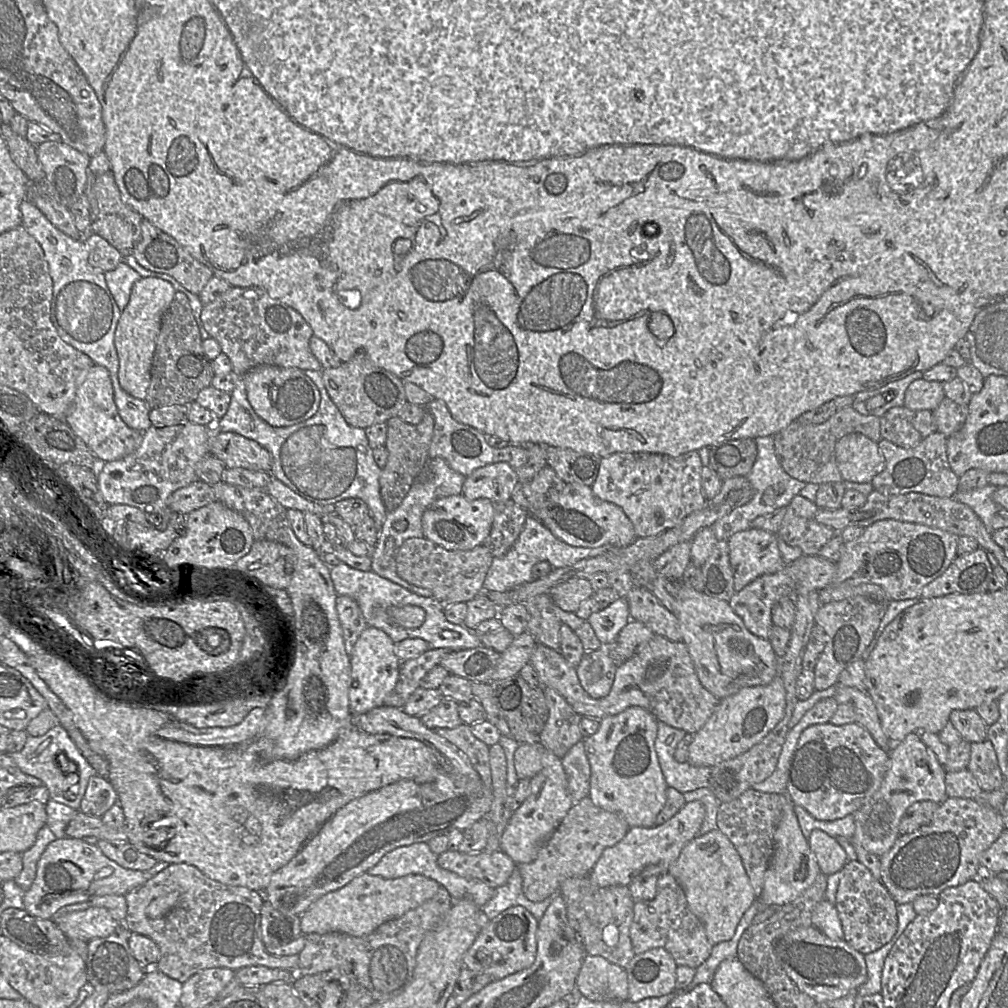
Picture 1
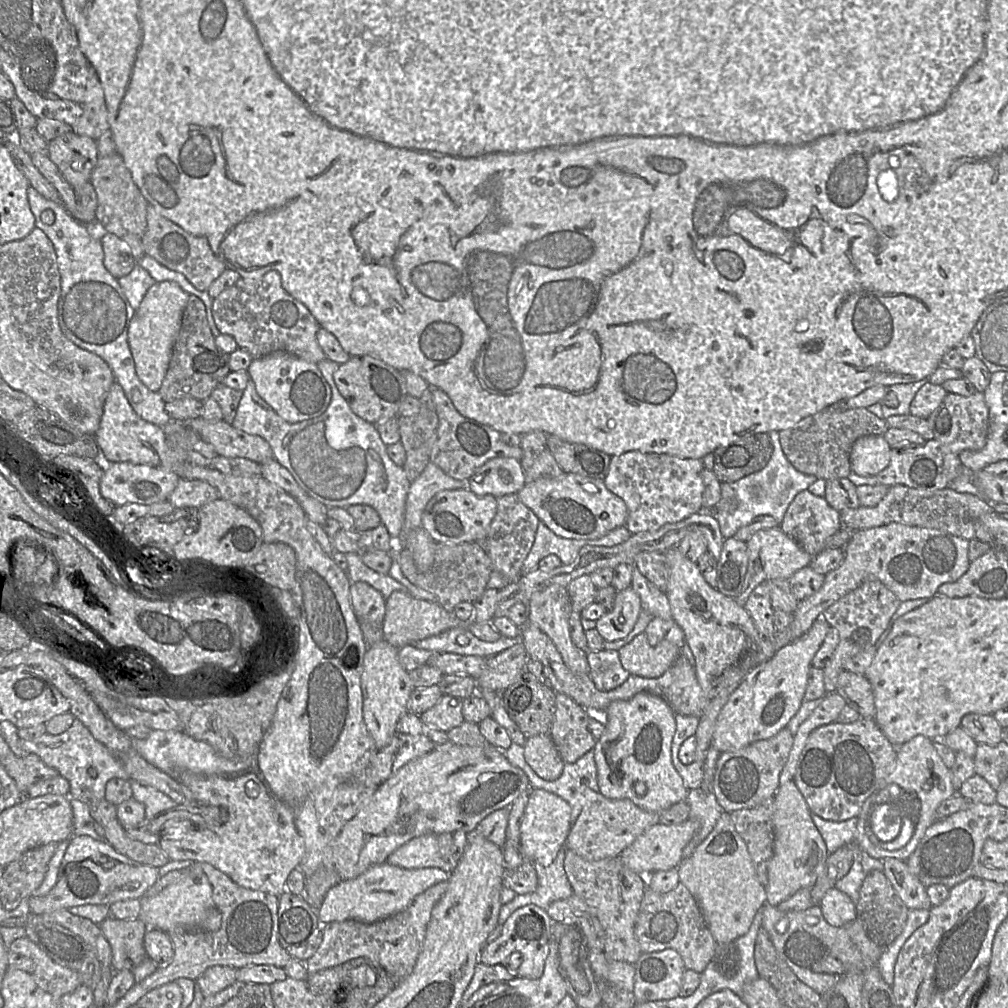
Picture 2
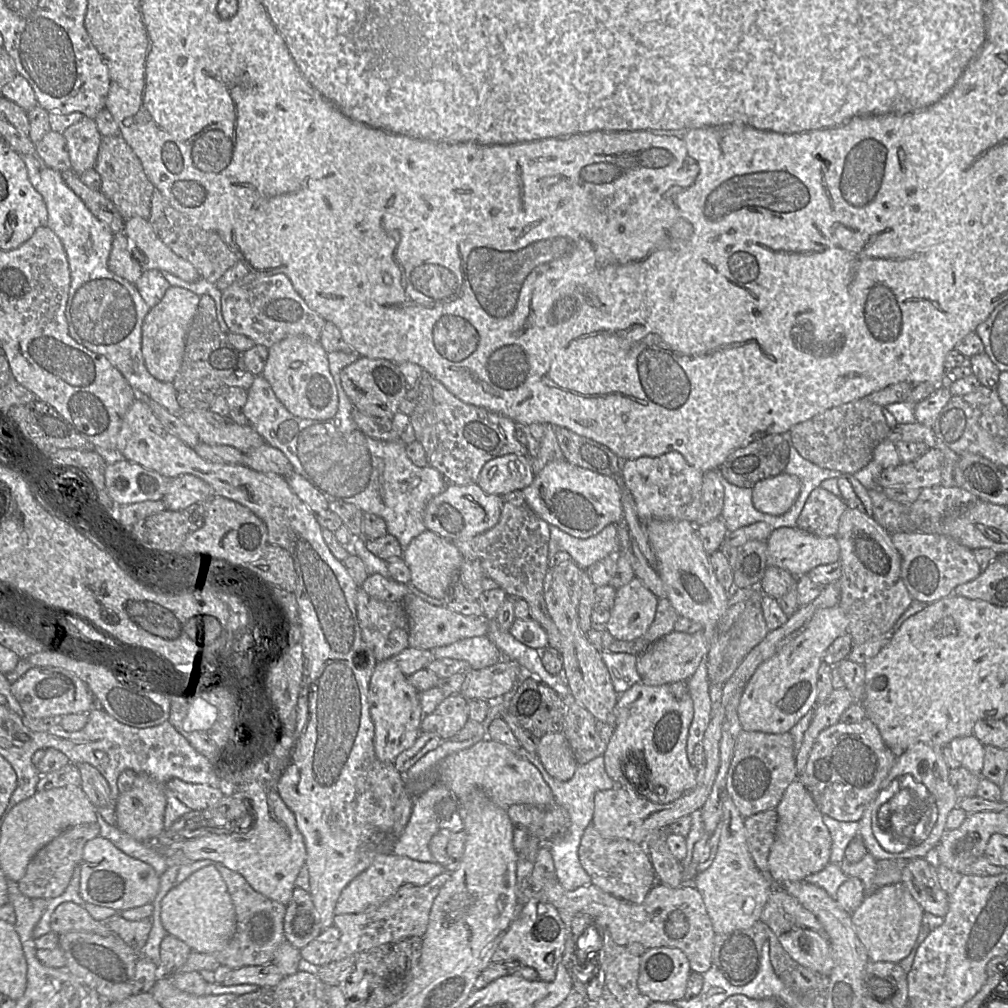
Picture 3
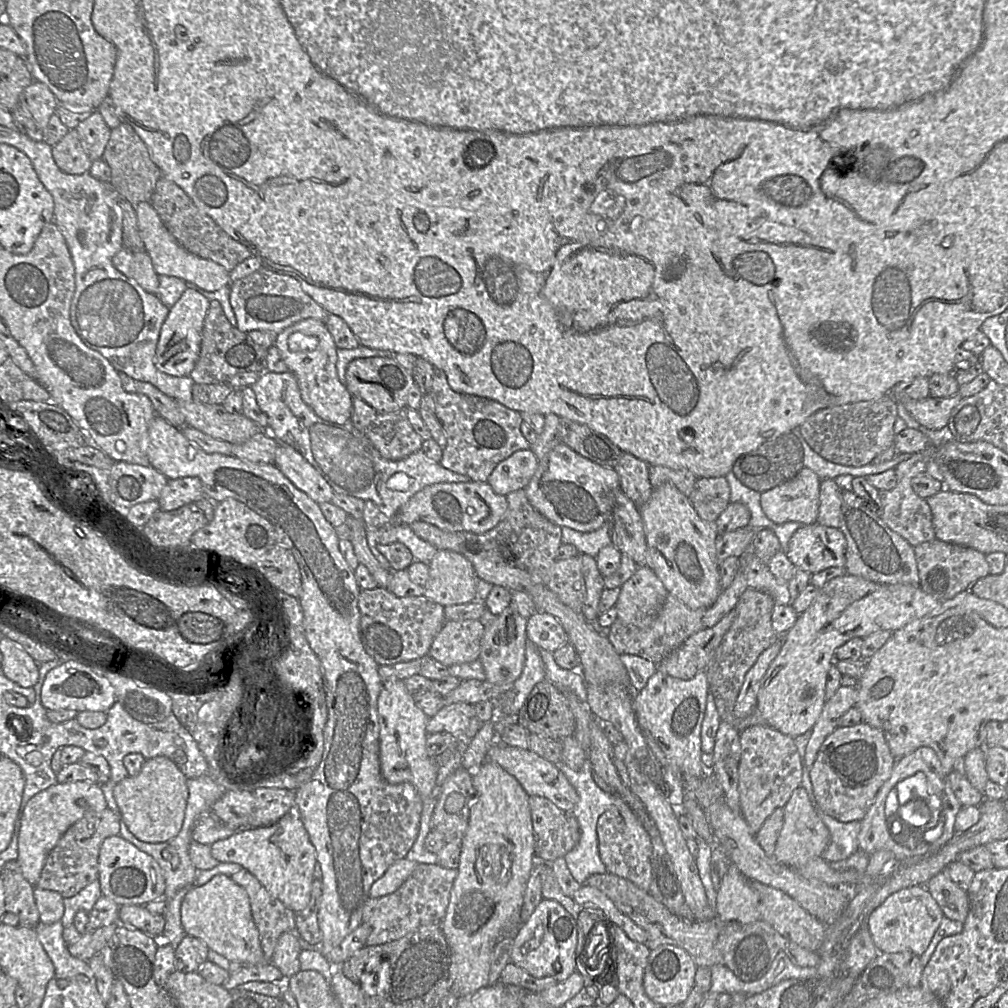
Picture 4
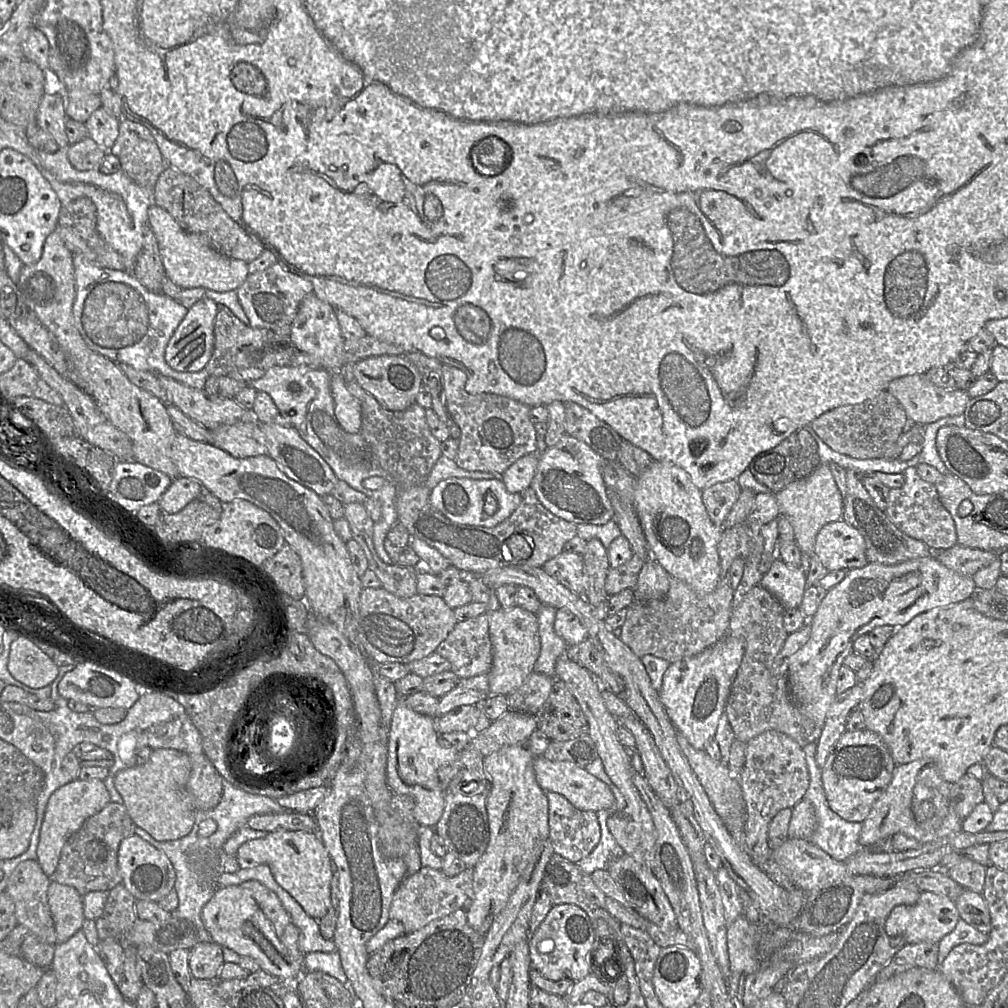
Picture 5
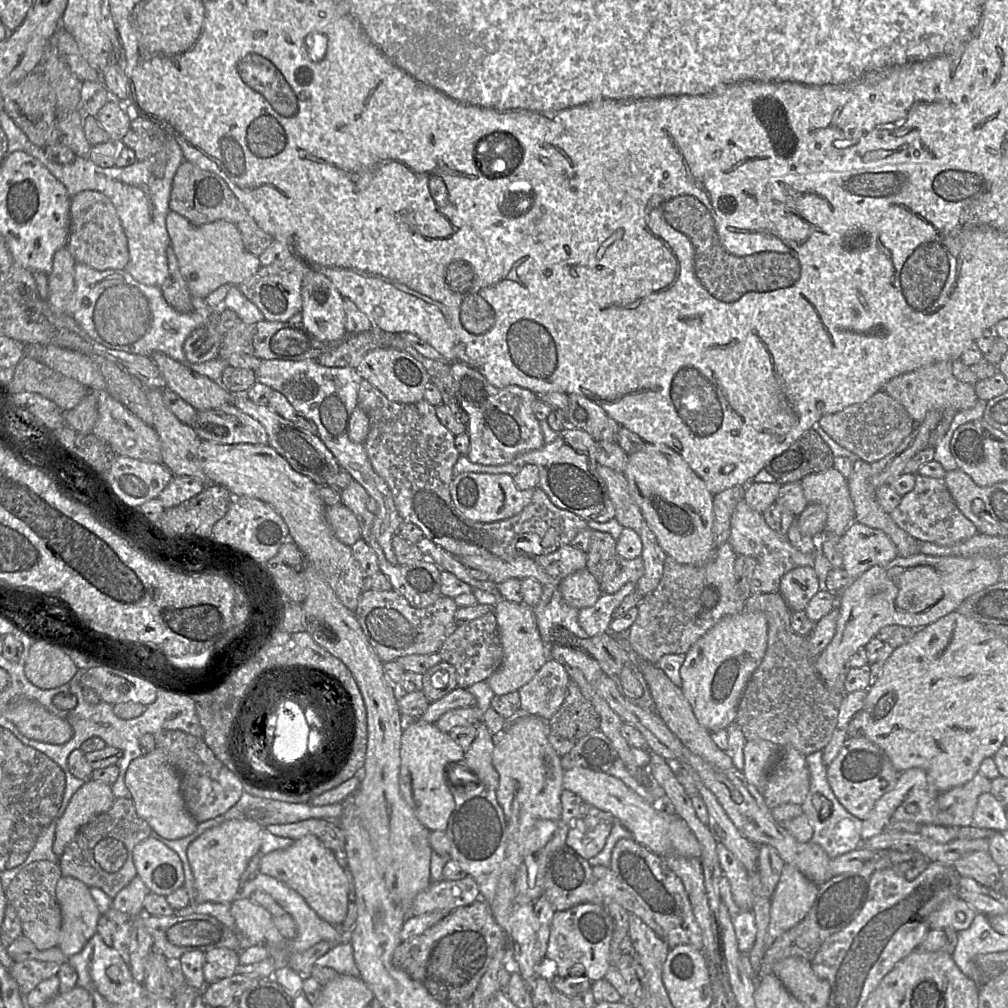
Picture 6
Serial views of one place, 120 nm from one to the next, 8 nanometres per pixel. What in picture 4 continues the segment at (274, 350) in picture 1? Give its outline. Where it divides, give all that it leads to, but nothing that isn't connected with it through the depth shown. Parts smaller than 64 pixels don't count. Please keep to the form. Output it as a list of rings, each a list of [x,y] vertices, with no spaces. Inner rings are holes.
[[[261,267],[252,274],[231,282],[230,304],[236,317],[236,327],[242,332],[253,330],[278,334],[292,324],[314,318],[325,322],[328,312],[317,304],[290,275]]]

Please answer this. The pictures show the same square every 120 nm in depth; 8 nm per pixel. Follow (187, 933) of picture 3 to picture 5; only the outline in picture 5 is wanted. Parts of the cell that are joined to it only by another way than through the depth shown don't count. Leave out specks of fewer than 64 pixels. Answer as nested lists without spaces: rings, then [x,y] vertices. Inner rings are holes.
[[[236,885],[218,887],[203,907],[201,918],[211,941],[253,958],[260,969],[280,979],[298,979],[305,972],[304,962],[290,956],[250,891]]]

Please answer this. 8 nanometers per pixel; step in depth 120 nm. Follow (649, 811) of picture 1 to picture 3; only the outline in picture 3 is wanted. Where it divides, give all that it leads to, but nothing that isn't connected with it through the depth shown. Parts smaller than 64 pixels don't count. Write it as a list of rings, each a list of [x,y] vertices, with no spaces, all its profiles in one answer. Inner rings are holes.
[[[635,683],[625,692],[618,694],[614,715],[616,720],[613,726],[613,735],[603,754],[605,771],[613,780],[614,788],[622,788],[627,785],[626,780],[628,780],[629,771],[625,770],[624,764],[630,752],[635,755],[634,762],[639,765],[641,770],[645,771],[640,779],[645,788],[642,789],[637,786],[633,788],[647,800],[660,804],[670,803],[695,786],[696,767],[690,763],[687,752],[688,730],[693,719],[693,702],[688,694],[678,700],[670,692],[668,684]]]

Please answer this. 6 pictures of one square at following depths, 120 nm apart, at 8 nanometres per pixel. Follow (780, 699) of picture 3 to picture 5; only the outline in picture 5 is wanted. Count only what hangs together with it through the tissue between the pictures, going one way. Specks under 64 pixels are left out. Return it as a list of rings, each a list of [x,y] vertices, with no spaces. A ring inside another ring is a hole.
[[[931,556],[895,565],[869,563],[862,568],[849,570],[839,584],[827,591],[815,615],[807,620],[811,626],[810,638],[792,655],[786,674],[793,699],[817,725],[823,727],[827,711],[837,695],[839,670],[844,659],[853,652],[853,643],[859,636],[868,634],[875,627],[882,625],[891,625],[897,629],[921,613],[933,608],[956,604],[973,596],[976,591],[973,576],[960,575]]]

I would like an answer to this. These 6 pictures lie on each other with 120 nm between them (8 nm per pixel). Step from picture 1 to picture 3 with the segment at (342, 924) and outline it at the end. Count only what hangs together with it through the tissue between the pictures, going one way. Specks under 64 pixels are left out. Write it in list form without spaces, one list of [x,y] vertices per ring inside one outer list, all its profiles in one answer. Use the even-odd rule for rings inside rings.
[[[393,853],[379,854],[366,870],[355,877],[342,890],[334,913],[335,915],[343,915],[364,912],[368,908],[377,907],[387,901],[401,886],[405,884],[426,885],[444,871],[446,871],[445,868],[436,862],[421,862]]]

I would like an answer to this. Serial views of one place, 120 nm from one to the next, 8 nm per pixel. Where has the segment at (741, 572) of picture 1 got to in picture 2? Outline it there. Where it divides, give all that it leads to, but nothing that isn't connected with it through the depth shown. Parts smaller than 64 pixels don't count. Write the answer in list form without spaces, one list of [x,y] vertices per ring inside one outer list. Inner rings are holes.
[[[780,527],[763,529],[756,532],[747,542],[748,569],[745,589],[736,597],[739,606],[744,607],[752,591],[761,583],[772,579],[789,579],[796,571],[809,566],[814,558],[804,551]]]

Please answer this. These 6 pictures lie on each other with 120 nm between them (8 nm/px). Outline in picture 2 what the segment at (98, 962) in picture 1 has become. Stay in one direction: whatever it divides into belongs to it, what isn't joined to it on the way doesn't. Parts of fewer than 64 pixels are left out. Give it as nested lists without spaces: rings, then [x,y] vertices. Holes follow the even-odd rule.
[[[109,917],[98,925],[111,946],[114,973],[133,970],[146,958],[143,941],[148,928],[145,922]]]

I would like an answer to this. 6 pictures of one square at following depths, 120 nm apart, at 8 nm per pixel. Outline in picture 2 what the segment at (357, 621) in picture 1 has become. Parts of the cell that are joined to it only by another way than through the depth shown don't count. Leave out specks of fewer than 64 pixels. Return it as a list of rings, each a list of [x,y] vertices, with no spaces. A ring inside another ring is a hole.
[[[359,581],[351,584],[350,597],[359,624],[360,622],[369,622],[382,626],[386,600],[378,590]]]

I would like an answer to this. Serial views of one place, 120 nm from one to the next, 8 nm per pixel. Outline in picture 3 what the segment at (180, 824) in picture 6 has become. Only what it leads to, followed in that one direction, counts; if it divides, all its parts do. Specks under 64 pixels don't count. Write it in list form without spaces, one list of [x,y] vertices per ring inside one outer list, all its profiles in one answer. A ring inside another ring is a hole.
[[[138,774],[133,786],[128,791],[120,793],[116,801],[116,826],[137,841],[155,841],[164,830],[165,809],[165,785],[147,774]]]

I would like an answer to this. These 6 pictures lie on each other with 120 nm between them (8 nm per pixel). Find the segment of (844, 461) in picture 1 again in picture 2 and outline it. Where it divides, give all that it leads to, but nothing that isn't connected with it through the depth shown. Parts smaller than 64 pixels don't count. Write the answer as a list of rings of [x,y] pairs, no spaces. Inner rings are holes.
[[[883,435],[859,437],[850,452],[851,472],[868,477],[876,476],[890,463],[891,447]]]

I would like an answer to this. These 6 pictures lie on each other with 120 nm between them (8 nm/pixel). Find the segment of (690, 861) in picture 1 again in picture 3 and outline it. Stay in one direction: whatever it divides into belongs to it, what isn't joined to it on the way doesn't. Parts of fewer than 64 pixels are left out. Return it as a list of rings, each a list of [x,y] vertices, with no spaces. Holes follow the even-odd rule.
[[[726,793],[719,823],[718,848],[711,865],[698,872],[692,884],[701,894],[716,934],[731,933],[752,927],[760,920],[774,885],[767,874],[759,871],[750,854],[748,839],[741,815]]]

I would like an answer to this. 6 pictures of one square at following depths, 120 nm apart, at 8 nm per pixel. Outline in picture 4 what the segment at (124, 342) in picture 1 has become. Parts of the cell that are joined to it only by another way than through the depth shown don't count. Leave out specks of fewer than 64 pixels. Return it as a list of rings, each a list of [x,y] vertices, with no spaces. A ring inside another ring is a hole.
[[[187,288],[179,300],[169,309],[161,327],[155,352],[156,368],[172,376],[188,376],[199,356],[201,335],[210,300],[193,289]]]

